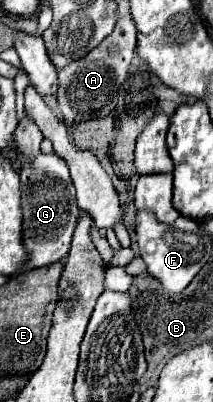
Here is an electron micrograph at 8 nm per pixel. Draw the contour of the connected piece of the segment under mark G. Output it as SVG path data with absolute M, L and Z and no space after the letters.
M40 153L32 163L20 167L20 191L22 191L22 211L24 211L24 245L28 249L26 269L46 267L62 261L72 243L72 235L78 221L78 203L74 183L70 179L70 169L64 159L56 153Z

